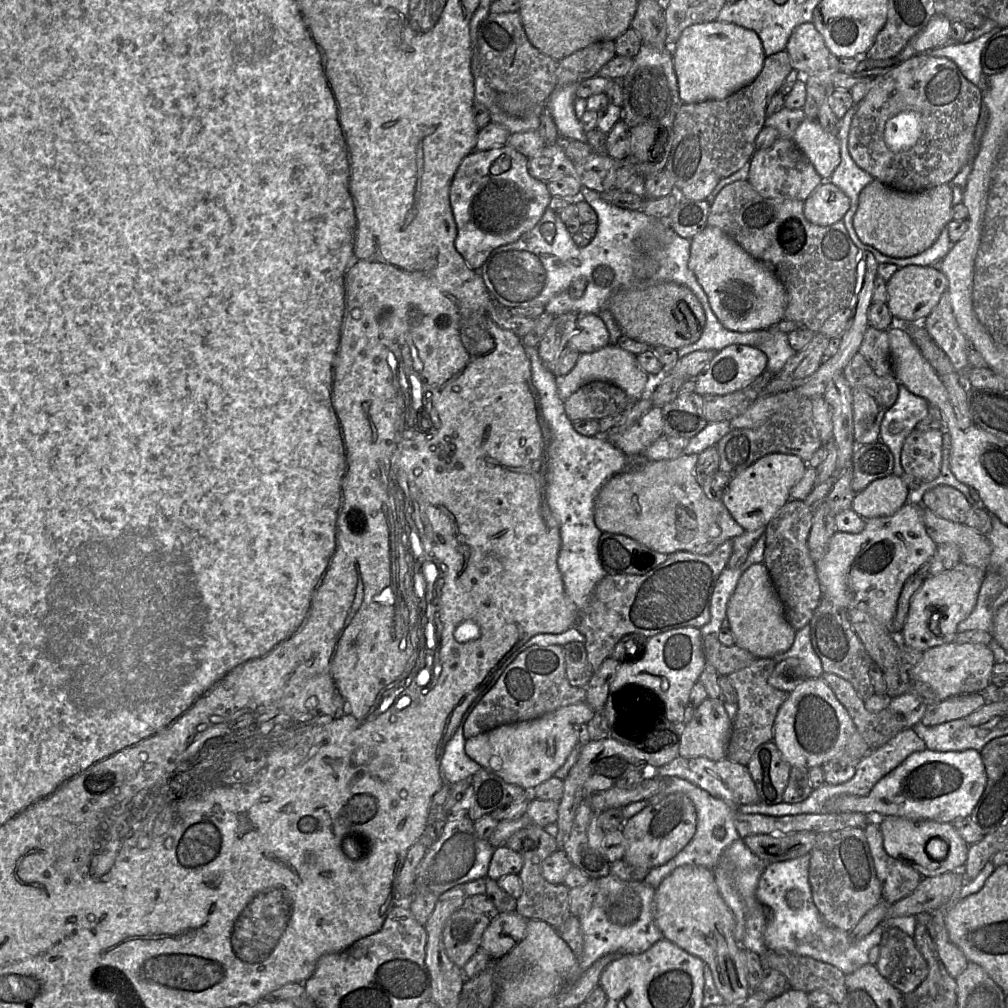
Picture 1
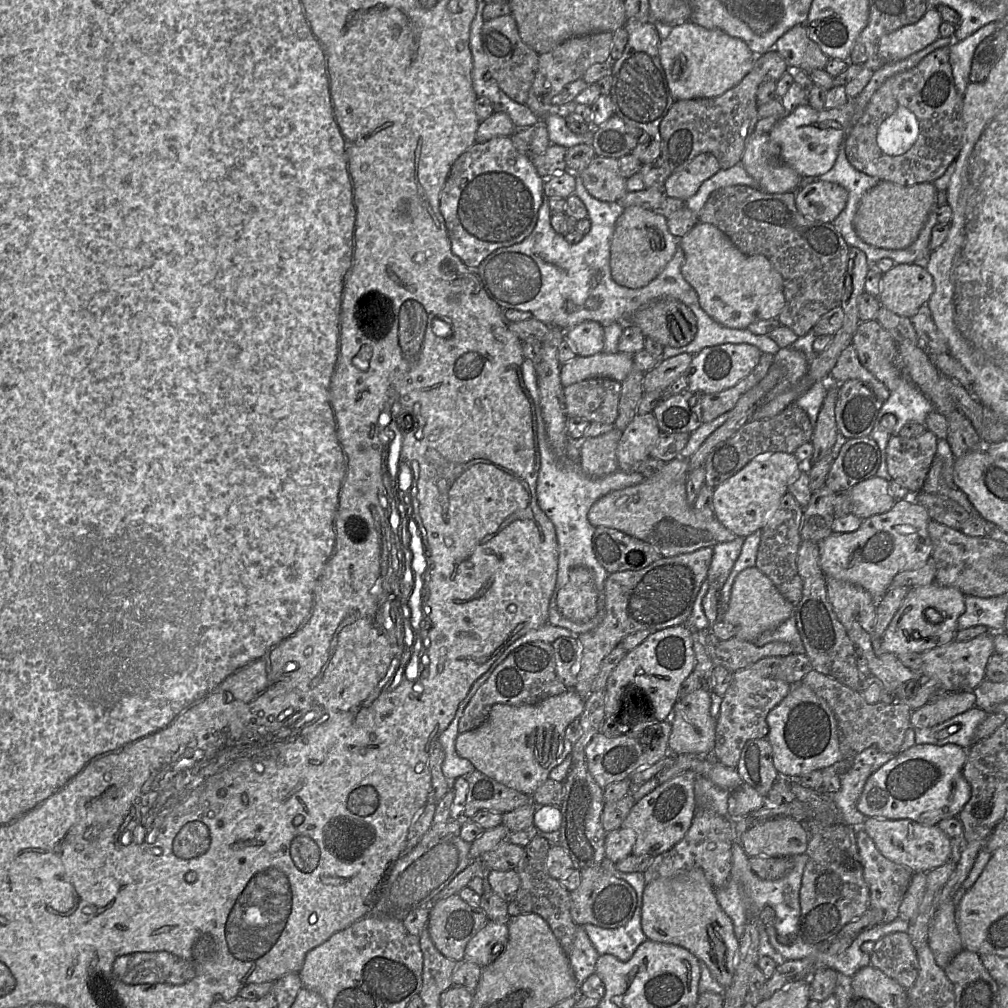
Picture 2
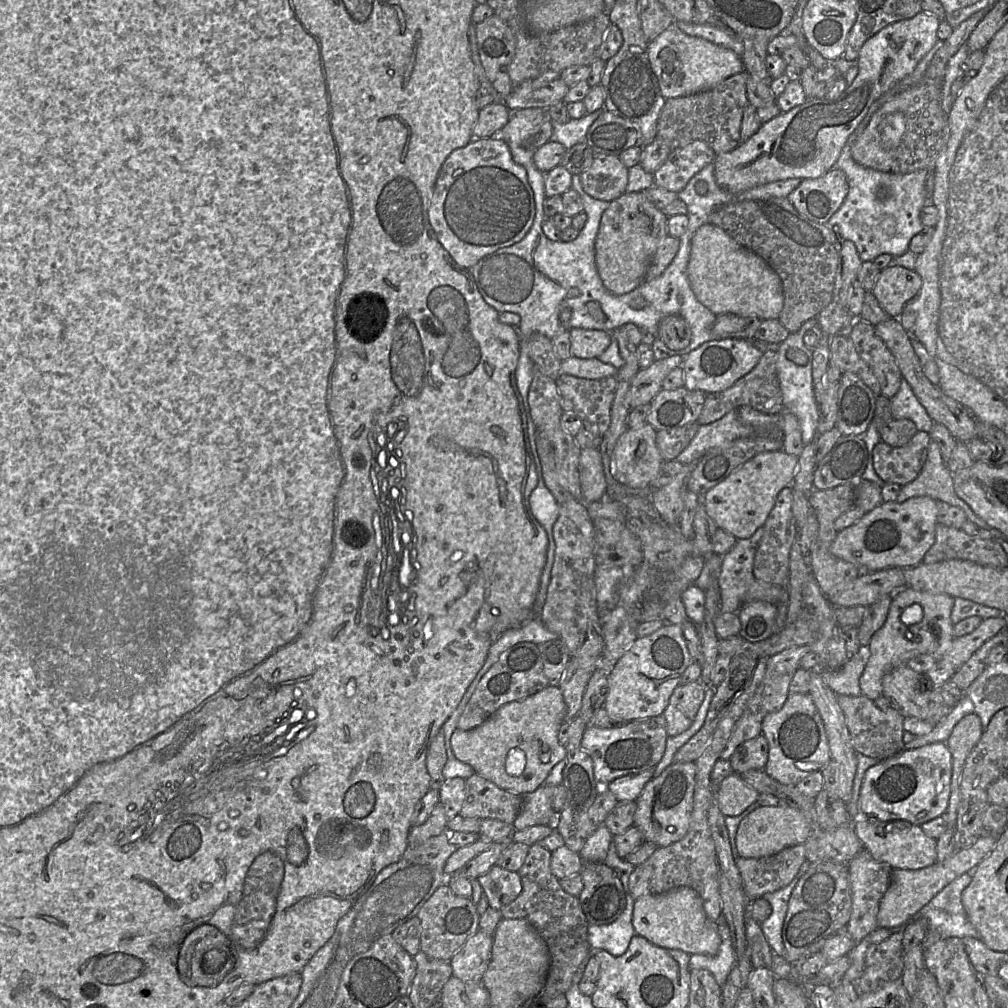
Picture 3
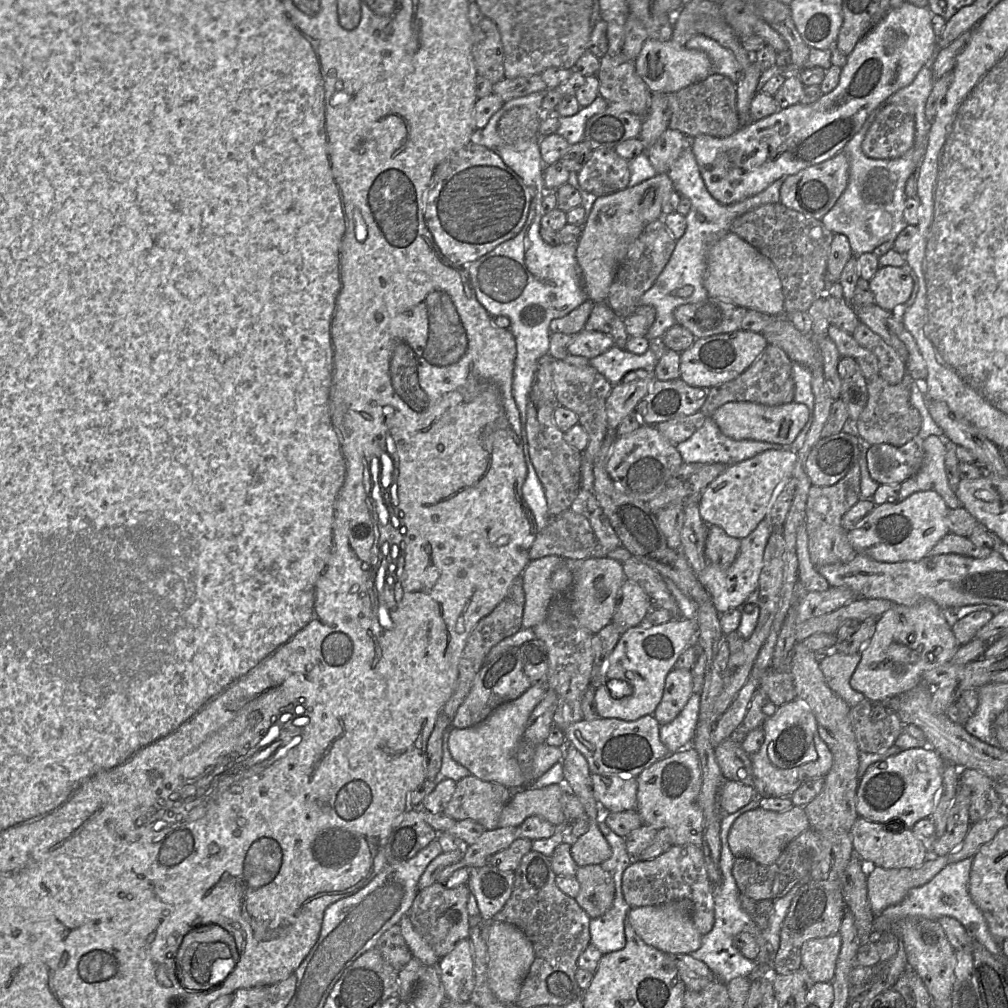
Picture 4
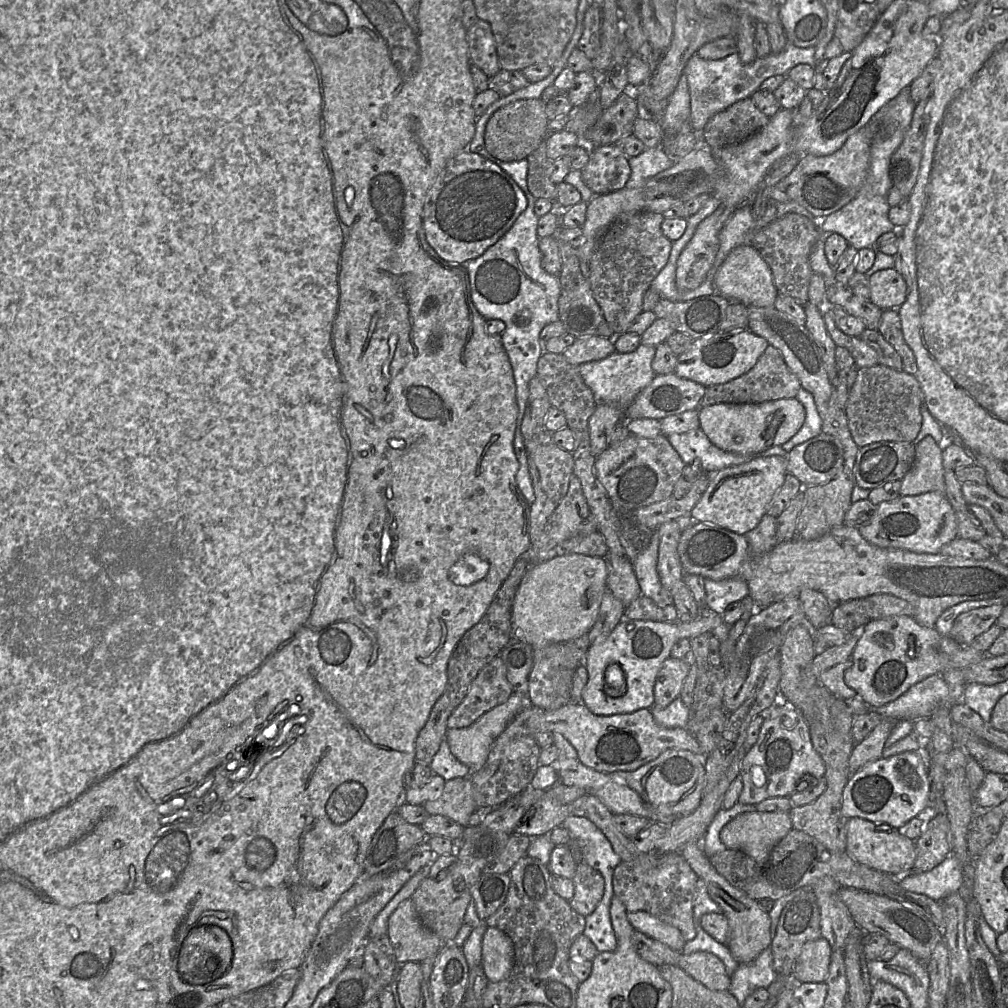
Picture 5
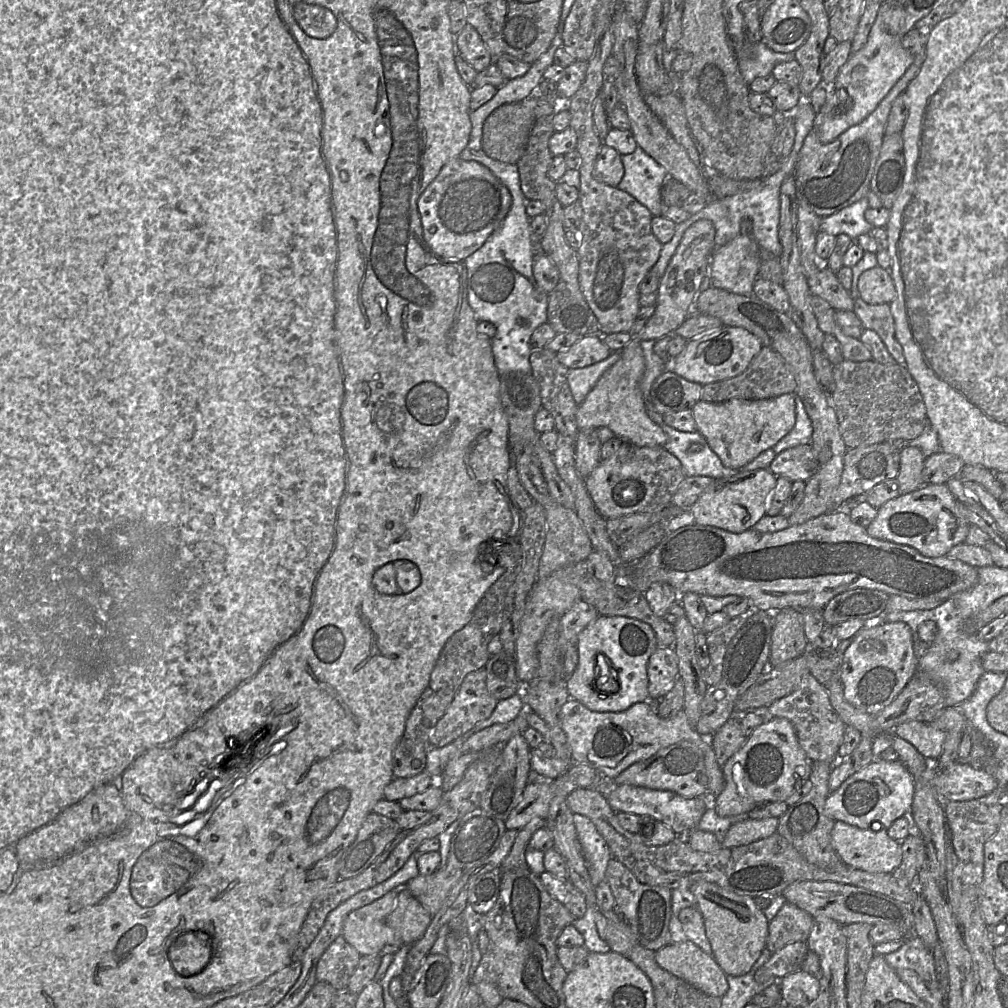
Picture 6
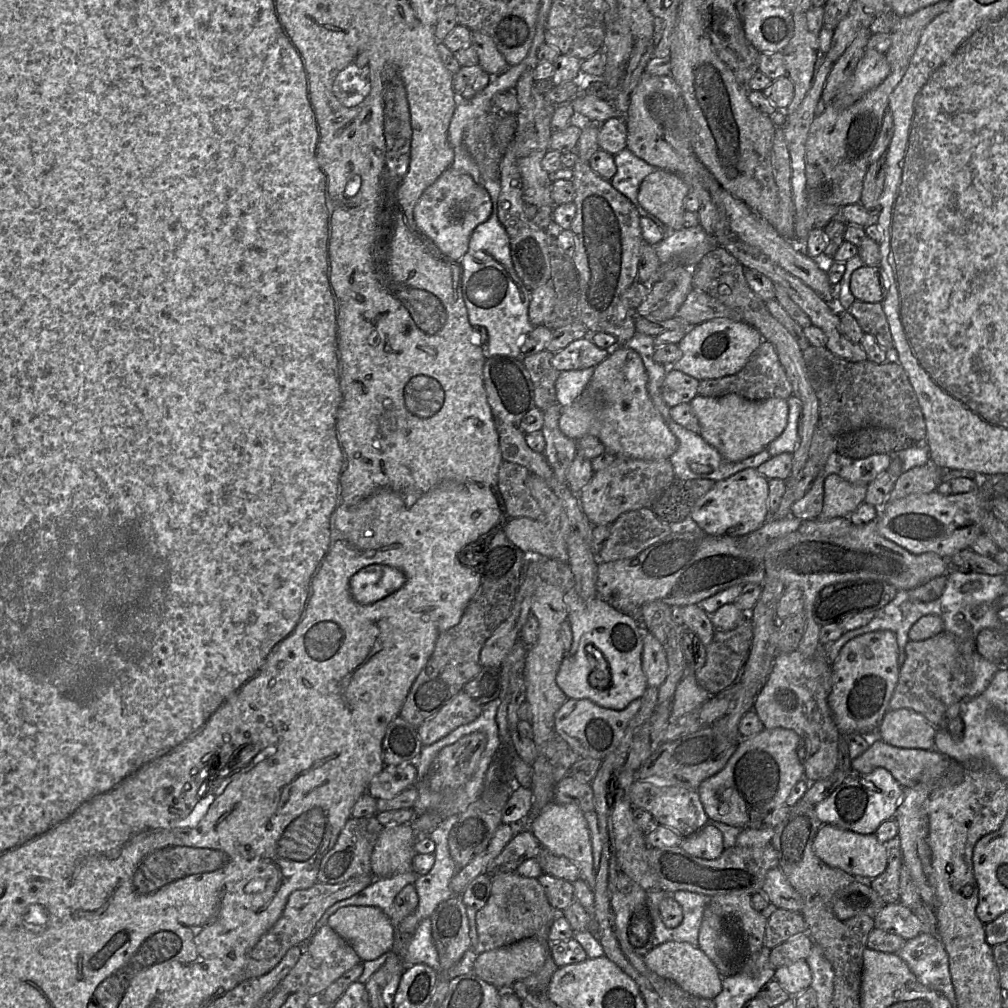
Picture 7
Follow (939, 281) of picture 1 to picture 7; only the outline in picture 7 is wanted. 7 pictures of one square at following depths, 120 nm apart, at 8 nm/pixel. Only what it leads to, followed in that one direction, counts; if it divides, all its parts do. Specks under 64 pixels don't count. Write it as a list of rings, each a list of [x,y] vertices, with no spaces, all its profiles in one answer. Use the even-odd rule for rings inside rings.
[[[862,266],[852,273],[850,290],[856,300],[867,303],[882,303],[888,293],[882,271],[871,266]]]

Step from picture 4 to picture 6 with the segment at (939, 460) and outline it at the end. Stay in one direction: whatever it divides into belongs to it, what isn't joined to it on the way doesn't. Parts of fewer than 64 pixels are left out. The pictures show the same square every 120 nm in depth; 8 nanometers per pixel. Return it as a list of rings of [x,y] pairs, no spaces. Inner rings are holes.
[[[905,446],[900,451],[899,473],[896,478],[901,495],[911,493],[923,486],[922,471],[926,457],[913,446]]]

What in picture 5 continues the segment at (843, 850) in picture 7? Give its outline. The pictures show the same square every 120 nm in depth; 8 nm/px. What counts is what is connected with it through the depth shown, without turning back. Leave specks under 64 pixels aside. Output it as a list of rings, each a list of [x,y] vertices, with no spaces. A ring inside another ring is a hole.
[[[859,817],[846,822],[846,850],[858,863],[882,873],[902,876],[910,872],[916,857],[915,840],[901,835],[886,823],[875,823]]]

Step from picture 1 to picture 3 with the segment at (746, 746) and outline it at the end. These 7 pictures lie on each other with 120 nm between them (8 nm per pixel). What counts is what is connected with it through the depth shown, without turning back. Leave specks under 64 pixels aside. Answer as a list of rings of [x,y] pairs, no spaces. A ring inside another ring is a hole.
[[[803,645],[785,649],[768,658],[765,674],[755,689],[753,696],[747,702],[743,714],[736,722],[720,758],[730,761],[730,758],[738,746],[751,740],[762,732],[762,722],[770,714],[782,708],[789,696],[789,685],[796,670],[799,668],[800,659],[810,651],[810,645]]]

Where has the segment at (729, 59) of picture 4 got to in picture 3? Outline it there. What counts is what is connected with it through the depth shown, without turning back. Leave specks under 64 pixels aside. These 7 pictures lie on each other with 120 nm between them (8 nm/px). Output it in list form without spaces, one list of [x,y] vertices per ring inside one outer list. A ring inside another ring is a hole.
[[[675,21],[674,24],[688,35],[704,38],[719,46],[731,49],[740,56],[743,55],[743,41],[732,29],[727,26],[696,24],[683,21]]]

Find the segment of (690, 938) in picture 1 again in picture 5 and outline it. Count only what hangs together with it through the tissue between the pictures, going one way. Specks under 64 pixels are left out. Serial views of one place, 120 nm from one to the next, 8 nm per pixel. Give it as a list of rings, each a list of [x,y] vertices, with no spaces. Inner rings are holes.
[[[645,911],[627,912],[626,918],[633,928],[667,945],[675,951],[682,951],[686,940],[681,932]]]

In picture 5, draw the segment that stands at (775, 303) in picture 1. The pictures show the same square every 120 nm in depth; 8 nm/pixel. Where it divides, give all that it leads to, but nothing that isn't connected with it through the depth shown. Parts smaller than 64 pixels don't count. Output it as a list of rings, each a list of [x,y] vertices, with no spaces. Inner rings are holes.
[[[741,245],[729,253],[714,277],[714,285],[720,295],[727,299],[737,299],[747,307],[772,307],[778,296],[771,269],[753,245]]]

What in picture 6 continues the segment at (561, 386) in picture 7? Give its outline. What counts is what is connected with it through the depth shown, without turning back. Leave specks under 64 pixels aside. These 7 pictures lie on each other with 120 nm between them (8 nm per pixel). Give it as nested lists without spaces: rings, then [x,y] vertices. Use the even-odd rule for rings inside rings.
[[[612,352],[606,359],[582,368],[569,368],[567,381],[575,401],[580,404],[596,385],[603,373],[614,365],[620,352]]]

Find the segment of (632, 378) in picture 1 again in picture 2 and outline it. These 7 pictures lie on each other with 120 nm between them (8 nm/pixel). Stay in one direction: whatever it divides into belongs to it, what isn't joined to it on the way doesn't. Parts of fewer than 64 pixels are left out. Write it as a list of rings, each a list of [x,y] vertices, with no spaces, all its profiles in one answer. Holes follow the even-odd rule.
[[[602,351],[587,357],[577,355],[561,365],[560,381],[563,387],[595,377],[610,378],[621,383],[633,365],[633,355],[619,351],[616,353]]]

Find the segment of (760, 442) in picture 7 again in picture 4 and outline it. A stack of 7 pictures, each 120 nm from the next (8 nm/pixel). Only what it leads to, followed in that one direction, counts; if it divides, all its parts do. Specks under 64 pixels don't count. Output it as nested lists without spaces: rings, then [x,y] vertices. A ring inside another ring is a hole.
[[[749,401],[728,402],[712,415],[720,431],[734,440],[756,440],[790,445],[809,419],[809,410],[803,403],[790,402],[783,405],[767,406]]]

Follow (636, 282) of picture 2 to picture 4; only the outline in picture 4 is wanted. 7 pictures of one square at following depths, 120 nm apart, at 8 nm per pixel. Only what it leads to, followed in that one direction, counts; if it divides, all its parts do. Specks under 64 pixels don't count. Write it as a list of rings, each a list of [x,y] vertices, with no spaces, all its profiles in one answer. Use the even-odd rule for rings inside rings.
[[[662,173],[635,186],[597,197],[582,226],[576,248],[576,259],[587,300],[593,303],[606,301],[617,267],[629,246],[648,224],[663,218],[662,205],[673,190],[668,173]]]

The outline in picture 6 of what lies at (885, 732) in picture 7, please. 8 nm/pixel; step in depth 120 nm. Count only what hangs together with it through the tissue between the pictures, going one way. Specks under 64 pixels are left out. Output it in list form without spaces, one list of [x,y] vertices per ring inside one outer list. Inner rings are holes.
[[[907,721],[893,729],[893,734],[912,744],[927,760],[937,761],[943,752],[946,733],[921,721]]]

